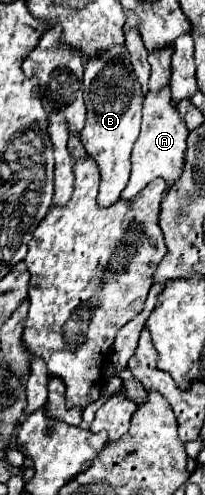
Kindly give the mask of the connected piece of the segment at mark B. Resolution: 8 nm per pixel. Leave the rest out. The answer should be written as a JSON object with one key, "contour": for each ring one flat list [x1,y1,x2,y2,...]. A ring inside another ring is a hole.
{"contour":[[115,45,111,51,103,53,103,57,93,57,85,63,85,127,79,133,79,139,91,159,95,159,101,185,97,203,101,207,109,207,115,203,125,189,131,173,131,147,139,137,139,123,141,123,141,105,143,95,139,83,131,71,129,55,125,45]]}

